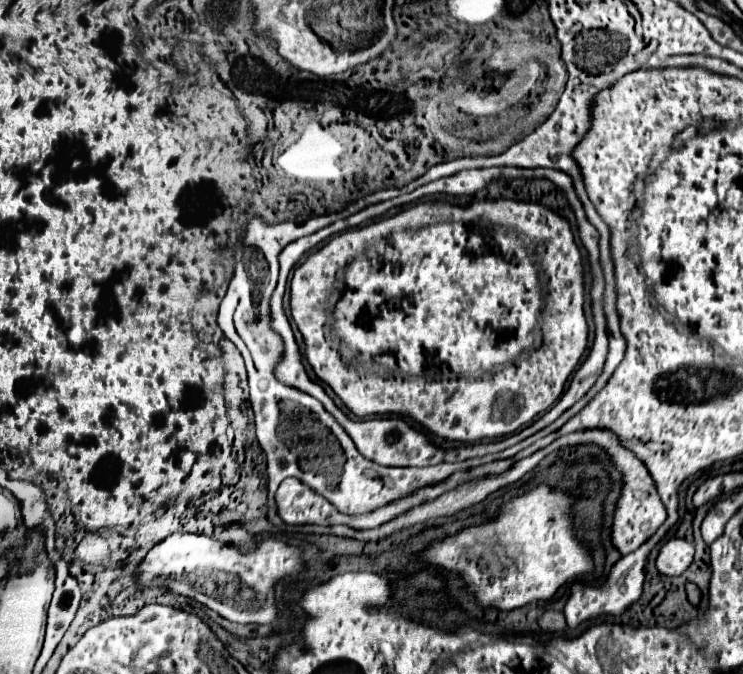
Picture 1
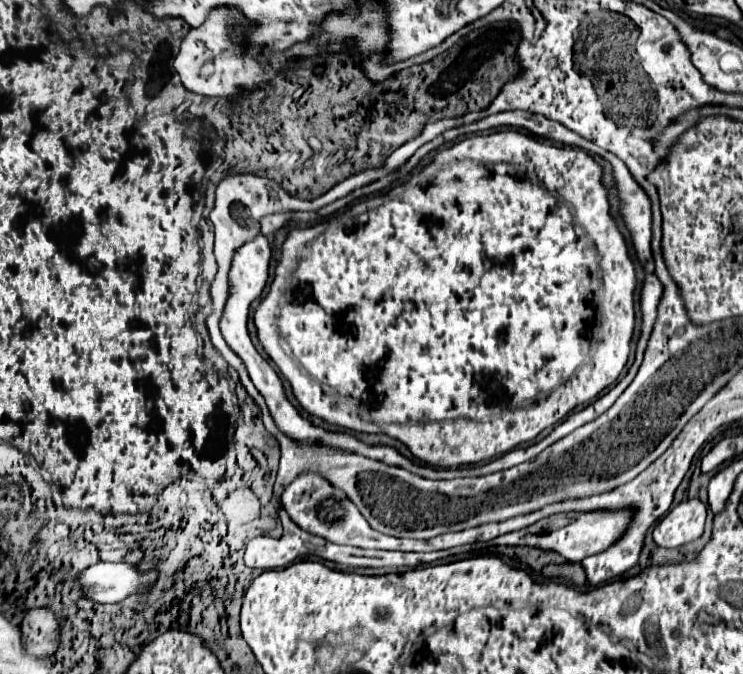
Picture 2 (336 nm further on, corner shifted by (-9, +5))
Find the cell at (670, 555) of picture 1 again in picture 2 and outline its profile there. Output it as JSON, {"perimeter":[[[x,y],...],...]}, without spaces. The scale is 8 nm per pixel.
{"perimeter":[[[683,500],[653,530],[653,540],[661,548],[679,548],[703,534],[707,506],[699,500]]]}

